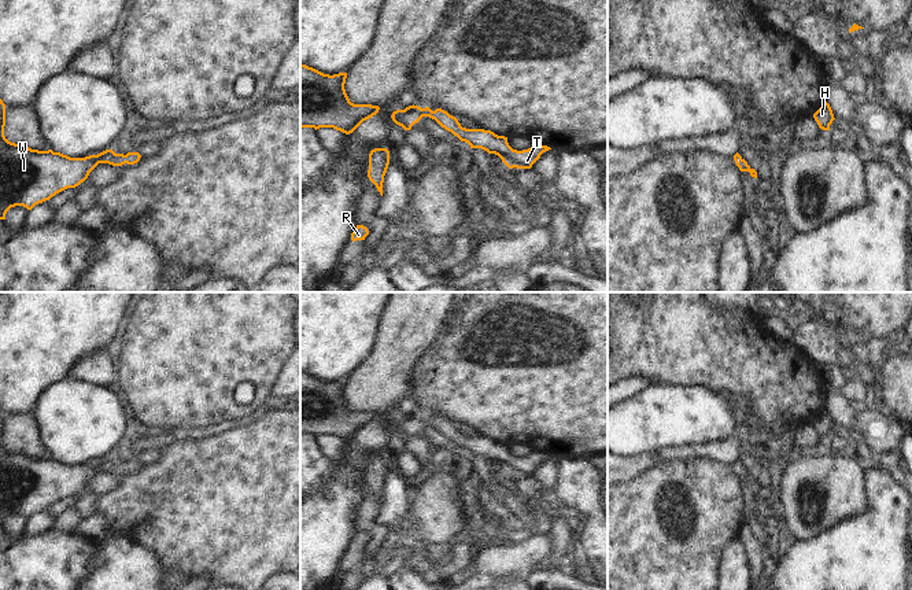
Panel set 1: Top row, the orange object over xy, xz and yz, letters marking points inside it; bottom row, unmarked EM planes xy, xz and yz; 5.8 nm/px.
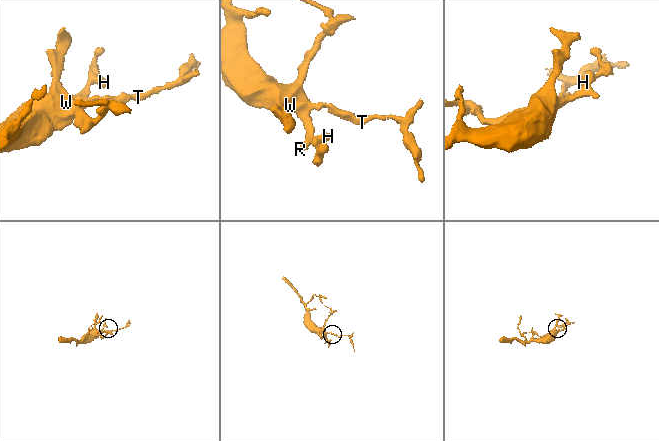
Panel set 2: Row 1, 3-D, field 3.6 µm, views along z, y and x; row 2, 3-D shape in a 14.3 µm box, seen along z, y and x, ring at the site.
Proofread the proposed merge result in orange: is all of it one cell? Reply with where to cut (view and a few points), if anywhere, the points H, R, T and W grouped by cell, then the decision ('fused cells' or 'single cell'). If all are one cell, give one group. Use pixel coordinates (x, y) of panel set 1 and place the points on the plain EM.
no cut; H R T W; single cell

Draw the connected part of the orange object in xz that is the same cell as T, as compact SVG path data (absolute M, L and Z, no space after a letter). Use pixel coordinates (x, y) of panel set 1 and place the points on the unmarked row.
M413 412L405 417L396 417L391 423L392 428L405 438L410 438L422 424L435 427L461 449L468 450L470 456L481 456L488 461L498 462L509 476L531 476L543 460L551 457L542 451L533 451L523 458L513 457L507 450L507 445L498 443L491 438L462 435L455 424L442 416L432 418L429 414L421 416Z

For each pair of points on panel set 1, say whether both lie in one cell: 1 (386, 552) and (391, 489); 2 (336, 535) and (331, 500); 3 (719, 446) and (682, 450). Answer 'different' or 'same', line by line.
1: same
2: same
3: same

